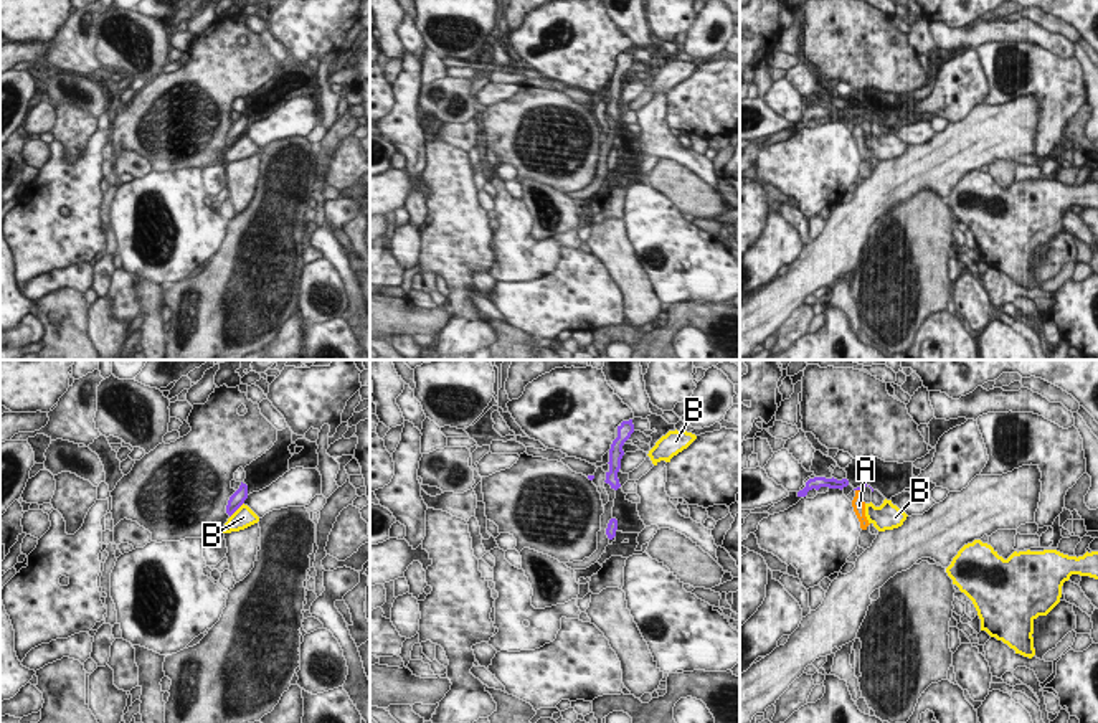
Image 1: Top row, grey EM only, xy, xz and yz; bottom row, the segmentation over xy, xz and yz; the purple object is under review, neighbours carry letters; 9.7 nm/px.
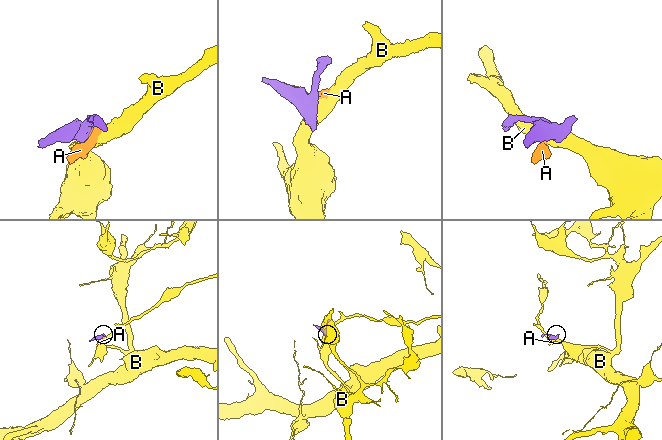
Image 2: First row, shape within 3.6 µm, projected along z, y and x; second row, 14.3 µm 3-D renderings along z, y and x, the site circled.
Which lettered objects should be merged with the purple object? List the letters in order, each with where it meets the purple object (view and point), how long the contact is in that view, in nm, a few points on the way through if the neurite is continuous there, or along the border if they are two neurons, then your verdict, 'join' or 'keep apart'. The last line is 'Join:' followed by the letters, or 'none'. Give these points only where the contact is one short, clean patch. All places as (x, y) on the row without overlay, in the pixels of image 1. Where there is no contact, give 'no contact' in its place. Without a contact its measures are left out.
A: meets purple in yz at (859, 119); contact 70 nm long; border along yz (856, 119), (861, 121); keep apart
B: meets purple in xy at (236, 139); contact 200 nm long; border along xy (243, 132), (230, 147); keep apart
Join: none

